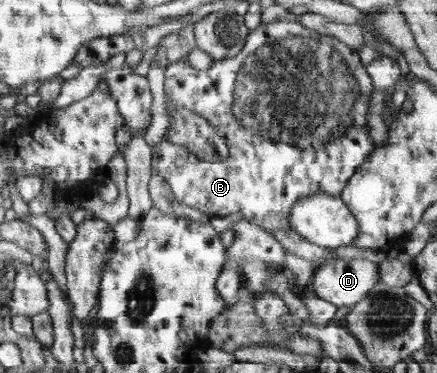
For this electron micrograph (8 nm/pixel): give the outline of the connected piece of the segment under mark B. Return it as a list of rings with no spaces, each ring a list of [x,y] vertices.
[[[274,21],[273,23],[268,23],[266,25],[261,24],[257,27],[257,29],[251,31],[249,37],[247,38],[247,45],[237,57],[229,58],[222,62],[214,62],[212,67],[210,67],[208,70],[198,70],[194,66],[191,66],[188,60],[181,60],[177,63],[174,63],[173,65],[164,68],[166,78],[165,94],[167,95],[168,100],[166,103],[167,107],[177,107],[177,112],[179,112],[179,108],[182,107],[183,109],[188,109],[189,111],[197,113],[203,118],[206,118],[210,123],[212,123],[212,125],[214,125],[214,129],[217,129],[220,137],[222,137],[226,141],[229,147],[229,157],[224,162],[208,162],[200,160],[198,157],[195,157],[196,155],[190,149],[186,149],[184,145],[176,145],[174,141],[170,141],[170,135],[167,132],[164,135],[164,141],[152,147],[153,171],[157,171],[157,173],[160,173],[165,179],[168,180],[168,182],[170,182],[170,186],[172,186],[172,192],[176,194],[176,198],[178,198],[178,200],[180,200],[182,204],[192,206],[210,215],[224,217],[225,215],[232,215],[232,213],[240,213],[242,217],[246,220],[256,225],[260,225],[262,228],[268,229],[268,231],[272,229],[290,230],[292,229],[292,221],[290,221],[290,215],[292,215],[292,208],[296,207],[296,202],[298,202],[298,200],[304,199],[304,197],[306,196],[314,196],[316,194],[340,196],[341,193],[344,191],[344,188],[347,187],[347,183],[351,181],[351,178],[353,176],[355,176],[355,171],[359,168],[360,165],[363,165],[367,161],[367,158],[370,157],[370,155],[372,155],[374,151],[376,151],[376,144],[374,143],[374,141],[372,141],[372,139],[370,139],[370,135],[368,135],[368,129],[366,126],[366,123],[368,123],[368,107],[366,106],[368,105],[368,101],[370,101],[370,95],[372,95],[372,92],[375,90],[375,87],[373,85],[374,81],[372,81],[371,75],[369,74],[369,68],[362,65],[362,61],[360,61],[360,55],[358,55],[358,52],[352,49],[352,47],[346,46],[338,38],[334,38],[325,34],[318,34],[315,30],[310,30],[308,27],[303,26],[300,22],[295,23],[292,21]]]

